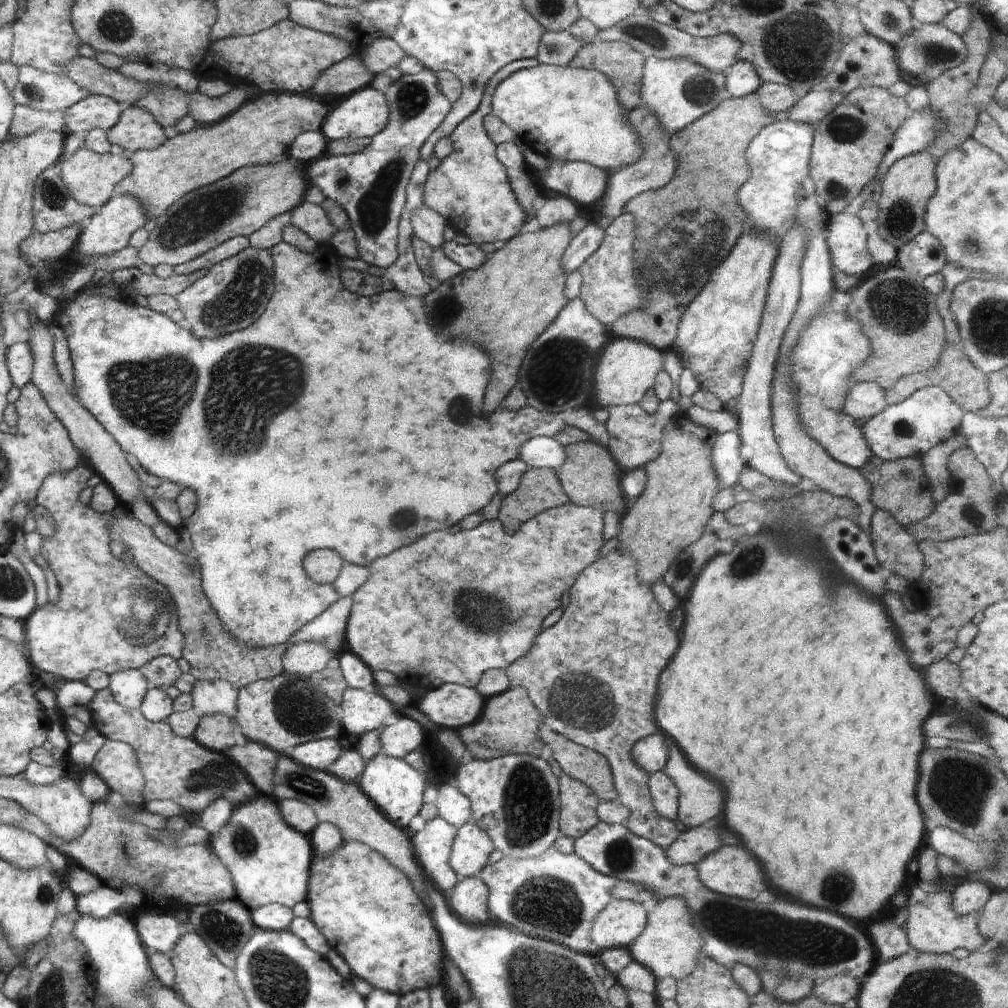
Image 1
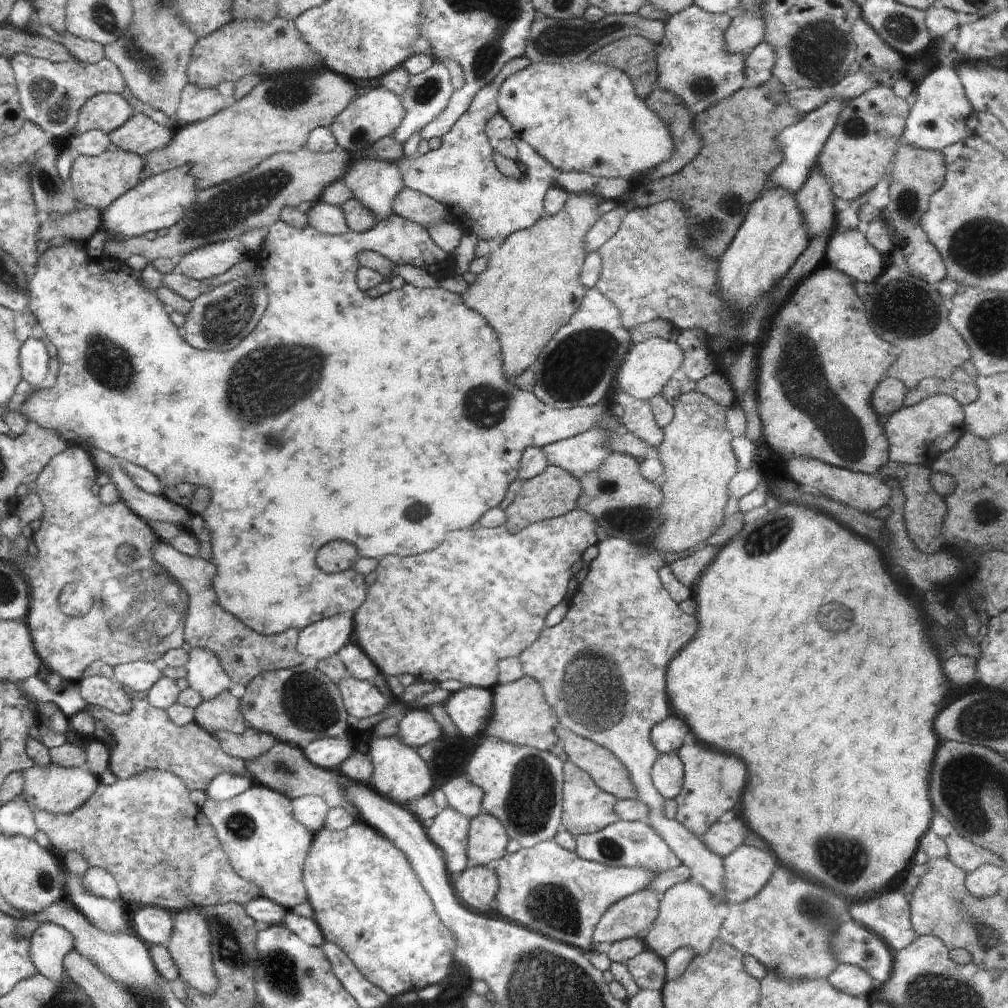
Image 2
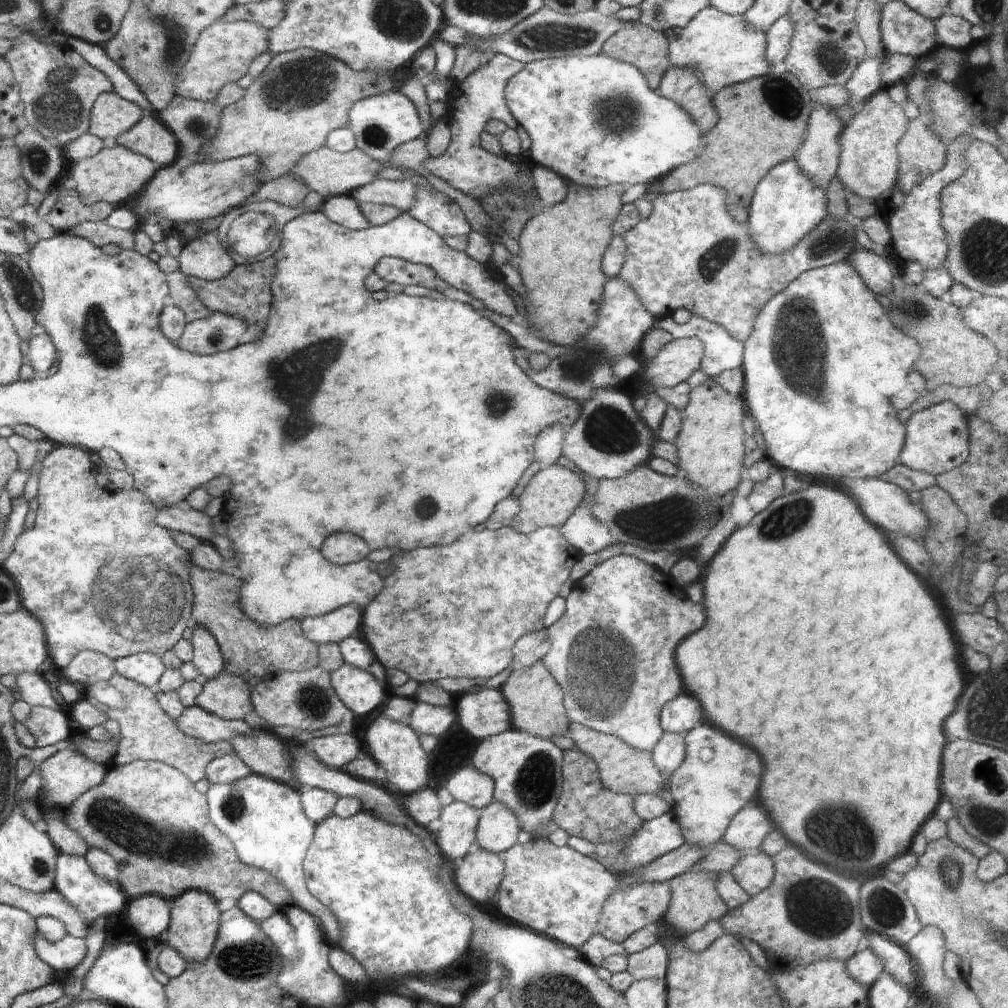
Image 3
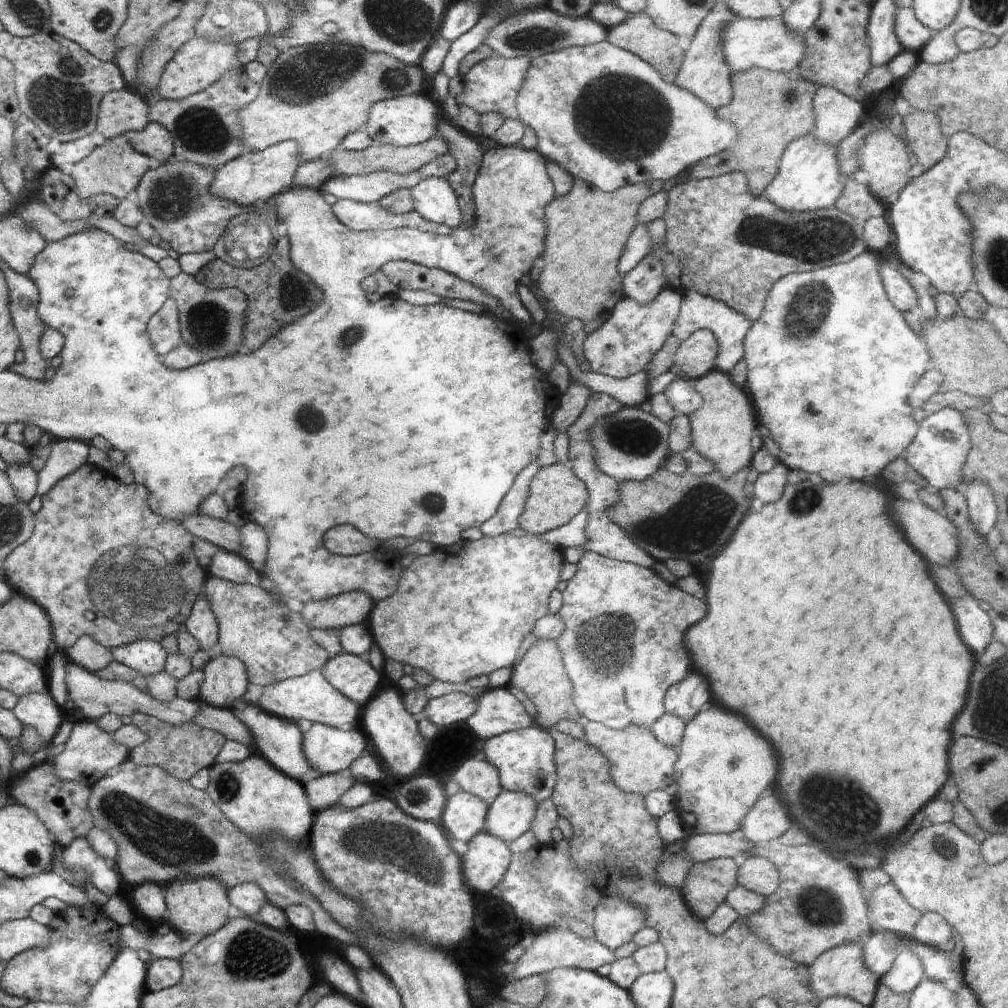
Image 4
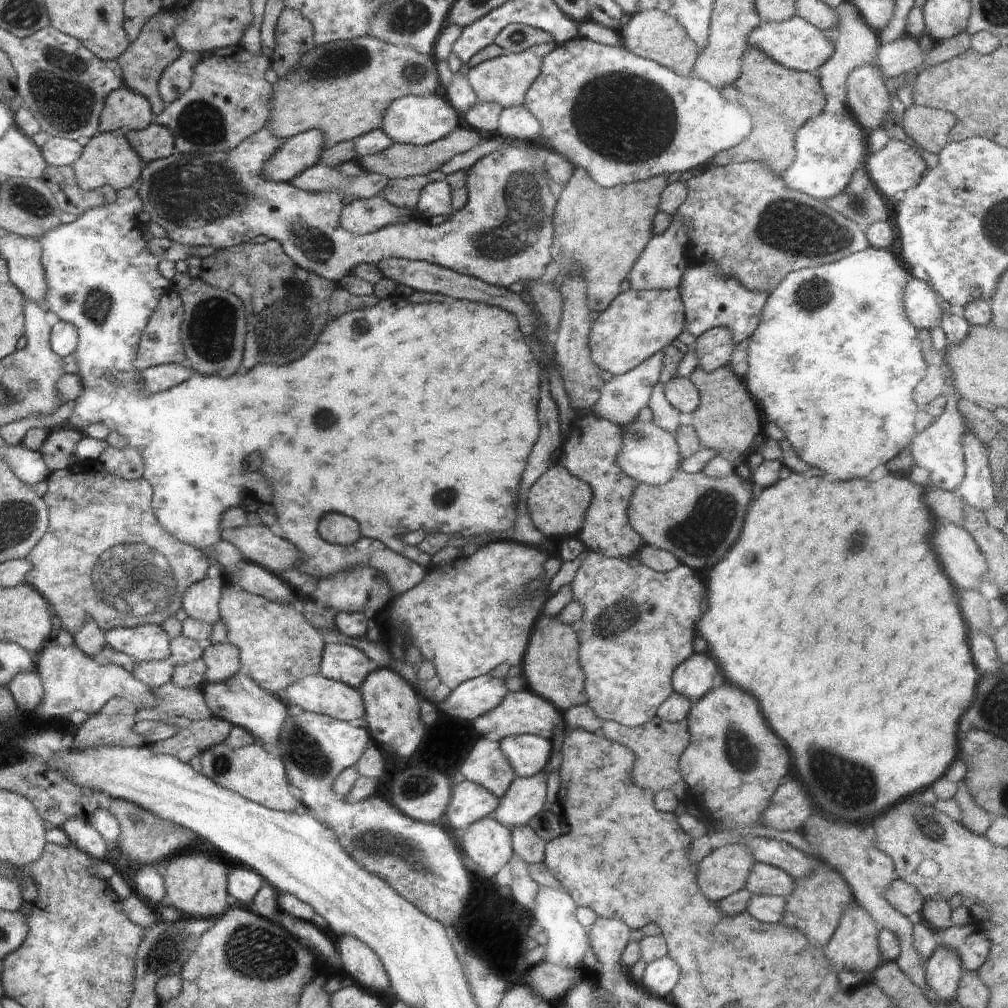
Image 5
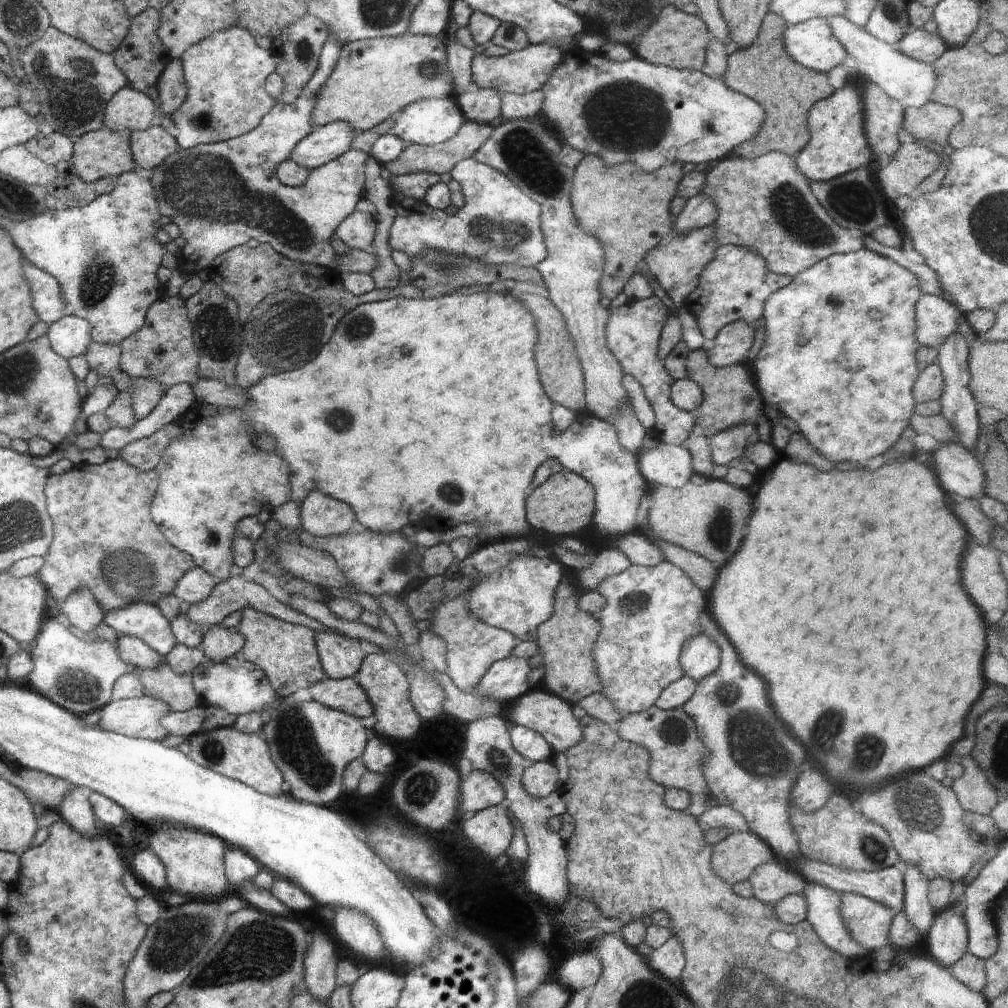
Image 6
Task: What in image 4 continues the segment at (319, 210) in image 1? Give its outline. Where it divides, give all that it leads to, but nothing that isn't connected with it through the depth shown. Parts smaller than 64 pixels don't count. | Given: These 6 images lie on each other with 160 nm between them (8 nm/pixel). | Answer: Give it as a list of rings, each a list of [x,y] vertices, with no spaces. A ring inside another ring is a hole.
[[[338,199],[332,212],[349,229],[355,231],[394,230],[406,228],[421,230],[433,235],[448,234],[449,226],[422,218],[416,209],[407,213],[391,213],[384,210],[380,203],[361,203],[350,199]]]

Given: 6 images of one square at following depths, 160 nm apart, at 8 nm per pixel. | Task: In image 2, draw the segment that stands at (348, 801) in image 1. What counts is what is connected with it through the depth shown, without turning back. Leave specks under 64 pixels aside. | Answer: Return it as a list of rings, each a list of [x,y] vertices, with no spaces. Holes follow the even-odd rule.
[[[278,742],[262,756],[254,760],[246,760],[245,764],[249,775],[256,778],[256,782],[284,794],[291,801],[297,797],[318,795],[326,802],[328,808],[344,808],[354,816],[355,821],[361,820],[357,808],[354,808],[344,796],[344,786],[338,782],[337,771],[328,771],[308,762],[299,747]]]

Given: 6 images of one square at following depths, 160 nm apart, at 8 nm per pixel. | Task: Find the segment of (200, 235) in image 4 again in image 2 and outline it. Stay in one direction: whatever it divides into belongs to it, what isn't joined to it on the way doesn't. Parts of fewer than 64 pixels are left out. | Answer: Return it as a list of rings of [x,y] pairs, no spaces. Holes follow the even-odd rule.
[[[237,239],[212,242],[192,250],[178,259],[181,274],[192,279],[205,280],[224,274],[242,260],[248,259],[245,245]]]

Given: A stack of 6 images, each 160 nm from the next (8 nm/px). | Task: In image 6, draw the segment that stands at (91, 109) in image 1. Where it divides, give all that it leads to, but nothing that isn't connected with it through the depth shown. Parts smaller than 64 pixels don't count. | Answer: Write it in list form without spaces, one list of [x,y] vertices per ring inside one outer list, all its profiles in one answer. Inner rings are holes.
[[[128,85],[120,89],[105,108],[103,127],[111,131],[150,129],[157,116],[155,100]]]

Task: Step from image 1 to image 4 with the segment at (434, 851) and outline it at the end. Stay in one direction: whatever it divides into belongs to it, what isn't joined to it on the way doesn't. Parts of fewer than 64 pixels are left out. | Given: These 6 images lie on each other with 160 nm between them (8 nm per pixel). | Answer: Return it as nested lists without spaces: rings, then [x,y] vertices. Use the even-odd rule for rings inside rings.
[[[466,791],[447,797],[440,825],[449,837],[468,842],[475,834],[486,830],[489,804]]]

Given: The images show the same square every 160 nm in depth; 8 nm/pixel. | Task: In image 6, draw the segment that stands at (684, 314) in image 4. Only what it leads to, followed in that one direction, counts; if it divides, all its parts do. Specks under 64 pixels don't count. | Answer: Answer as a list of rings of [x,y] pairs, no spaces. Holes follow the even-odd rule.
[[[720,245],[714,258],[701,274],[696,291],[692,291],[683,306],[695,315],[699,328],[707,343],[712,342],[723,326],[734,321],[752,324],[763,316],[765,300],[786,286],[792,276],[768,270],[761,254],[742,245]]]

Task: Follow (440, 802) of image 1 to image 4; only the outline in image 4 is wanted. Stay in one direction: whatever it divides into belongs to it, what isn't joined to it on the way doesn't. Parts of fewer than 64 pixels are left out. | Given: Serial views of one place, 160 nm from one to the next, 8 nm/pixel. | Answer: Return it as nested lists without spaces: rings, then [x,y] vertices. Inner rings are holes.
[[[481,751],[466,759],[452,778],[458,782],[462,791],[482,798],[488,804],[494,802],[503,788],[498,769],[485,759],[485,754]]]

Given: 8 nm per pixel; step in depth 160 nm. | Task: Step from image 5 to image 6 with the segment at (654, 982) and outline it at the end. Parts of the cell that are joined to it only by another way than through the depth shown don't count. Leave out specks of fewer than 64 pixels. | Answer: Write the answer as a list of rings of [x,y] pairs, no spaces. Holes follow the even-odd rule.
[[[673,934],[647,958],[650,968],[668,981],[680,978],[684,970],[684,952],[680,944]]]

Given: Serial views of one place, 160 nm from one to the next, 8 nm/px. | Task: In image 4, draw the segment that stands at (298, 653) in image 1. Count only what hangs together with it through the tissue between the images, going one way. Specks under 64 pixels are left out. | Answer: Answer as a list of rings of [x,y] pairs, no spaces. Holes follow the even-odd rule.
[[[348,591],[317,601],[305,602],[301,615],[310,627],[340,629],[365,624],[375,600],[362,591]]]

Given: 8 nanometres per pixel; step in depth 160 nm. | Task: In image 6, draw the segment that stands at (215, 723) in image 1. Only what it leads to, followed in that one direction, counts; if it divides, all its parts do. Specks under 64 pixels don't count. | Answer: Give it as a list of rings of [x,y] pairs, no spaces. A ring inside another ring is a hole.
[[[214,625],[206,628],[201,648],[206,660],[220,662],[229,656],[238,655],[244,643],[244,635],[236,628]]]

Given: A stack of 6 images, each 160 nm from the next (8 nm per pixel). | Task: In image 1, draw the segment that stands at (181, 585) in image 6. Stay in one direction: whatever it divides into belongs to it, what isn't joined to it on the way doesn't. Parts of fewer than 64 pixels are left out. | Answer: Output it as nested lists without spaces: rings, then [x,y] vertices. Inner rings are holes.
[[[196,680],[191,692],[193,710],[201,717],[222,713],[234,721],[238,693],[234,685],[225,680]]]

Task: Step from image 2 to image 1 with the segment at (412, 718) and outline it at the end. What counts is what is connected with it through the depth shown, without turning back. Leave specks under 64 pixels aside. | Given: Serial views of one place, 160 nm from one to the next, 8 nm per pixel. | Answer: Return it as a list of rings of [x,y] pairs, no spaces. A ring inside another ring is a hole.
[[[400,716],[396,724],[382,730],[380,753],[391,757],[404,758],[409,752],[420,748],[426,740],[426,729],[414,719]]]

